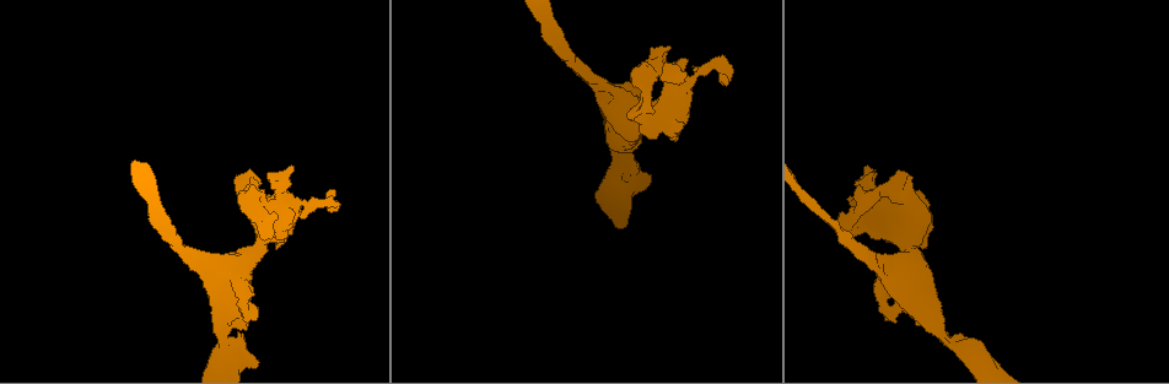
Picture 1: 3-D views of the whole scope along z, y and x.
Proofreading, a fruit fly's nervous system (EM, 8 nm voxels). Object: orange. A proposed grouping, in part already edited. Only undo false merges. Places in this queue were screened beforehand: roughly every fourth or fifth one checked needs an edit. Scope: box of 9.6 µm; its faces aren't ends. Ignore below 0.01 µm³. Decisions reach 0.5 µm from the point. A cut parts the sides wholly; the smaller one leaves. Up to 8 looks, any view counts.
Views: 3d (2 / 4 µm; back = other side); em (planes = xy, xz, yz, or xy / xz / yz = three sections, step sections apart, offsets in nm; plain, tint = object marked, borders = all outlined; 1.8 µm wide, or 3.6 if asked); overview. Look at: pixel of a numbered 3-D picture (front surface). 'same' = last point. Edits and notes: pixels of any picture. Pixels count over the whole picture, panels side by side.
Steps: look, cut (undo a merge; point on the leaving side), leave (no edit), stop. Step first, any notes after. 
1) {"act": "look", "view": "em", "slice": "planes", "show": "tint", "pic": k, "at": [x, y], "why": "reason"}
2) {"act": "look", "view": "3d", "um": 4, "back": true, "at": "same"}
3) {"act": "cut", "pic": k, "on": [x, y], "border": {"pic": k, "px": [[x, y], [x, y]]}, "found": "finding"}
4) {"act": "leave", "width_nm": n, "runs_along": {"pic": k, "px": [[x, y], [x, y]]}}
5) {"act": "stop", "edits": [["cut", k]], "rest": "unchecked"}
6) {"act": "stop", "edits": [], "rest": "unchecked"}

{"act": "look", "view": "em", "um": 3.6, "slice": "yz", "step": 8, "show": "tint", "pic": 1, "at": [873, 214], "why": "abrupt turn"}

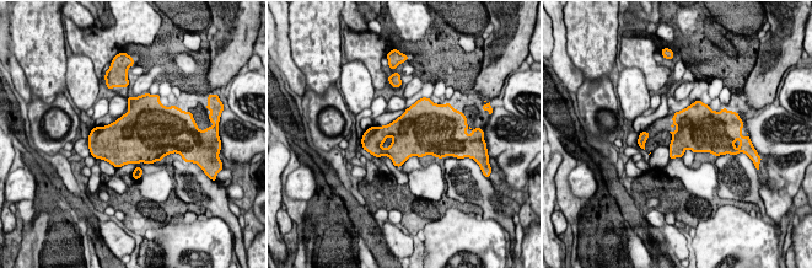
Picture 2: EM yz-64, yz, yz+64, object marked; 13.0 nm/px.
{"act": "look", "view": "em", "um": 3.6, "slice": "xz", "step": 16, "show": "tint", "at": "same"}

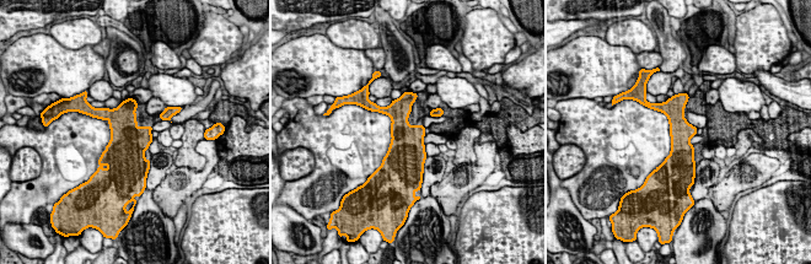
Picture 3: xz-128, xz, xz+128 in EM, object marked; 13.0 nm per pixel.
{"act": "leave", "runs_along": {"pic": 3, "px": [[682, 100], [678, 127], [685, 168]]}, "found": "continuous, no second cell"}

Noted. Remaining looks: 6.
{"act": "look", "view": "em", "um": 3.6, "slice": "planes", "show": "plain", "pic": 1, "at": [212, 265], "why": "sudden change in width"}

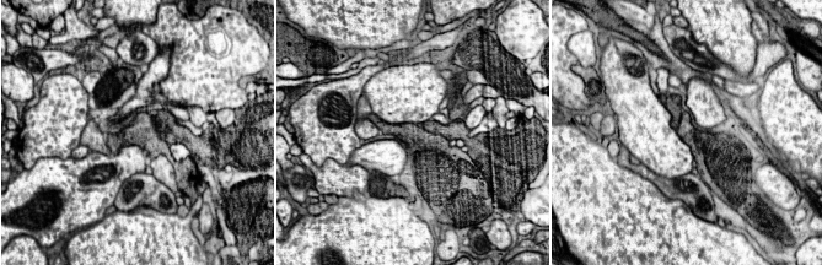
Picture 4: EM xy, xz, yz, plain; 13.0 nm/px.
{"act": "look", "view": "em", "um": 3.6, "slice": "planes", "show": "tint", "at": "same", "why": "with the object marked"}

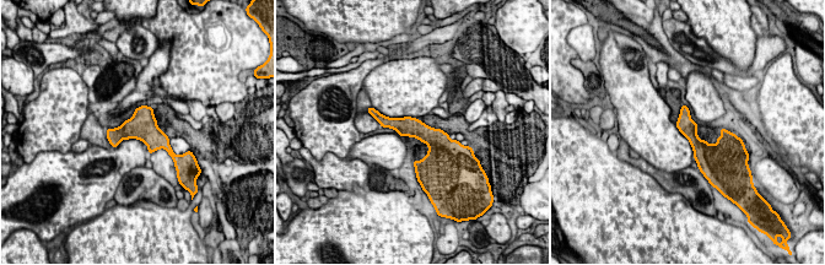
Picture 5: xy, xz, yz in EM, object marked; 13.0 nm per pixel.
{"act": "leave", "runs_along": {"pic": 5, "px": [[379, 117], [446, 139]]}, "found": "all the same cell"}

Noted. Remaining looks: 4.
{"act": "look", "view": "3d", "um": 4, "pic": 1, "at": [967, 352], "why": "calibre changes"}

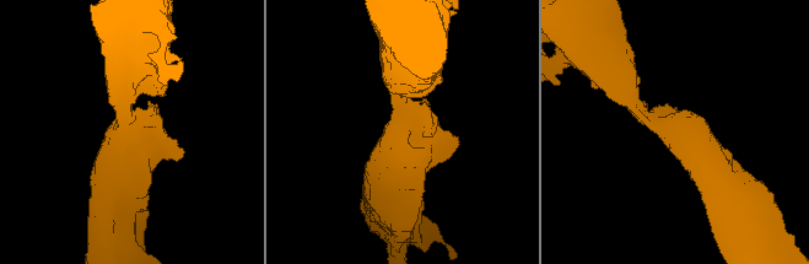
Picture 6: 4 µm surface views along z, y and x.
{"act": "look", "view": "em", "um": 3.6, "slice": "yz", "step": 16, "show": "tint", "pic": 6, "at": [401, 133], "why": "now the EM"}

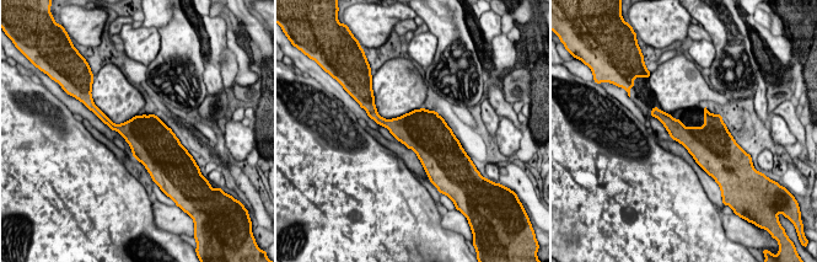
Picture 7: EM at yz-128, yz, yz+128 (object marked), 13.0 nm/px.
{"act": "look", "view": "em", "um": 3.6, "slice": "planes", "show": "borders", "at": "same", "why": "cut it another way"}

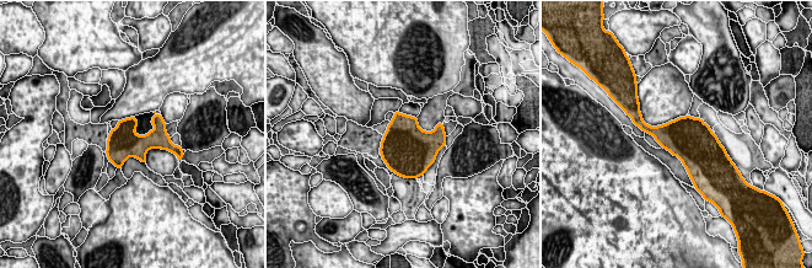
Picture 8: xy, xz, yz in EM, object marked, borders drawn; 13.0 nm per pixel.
{"act": "leave", "found": "all the same cell"}

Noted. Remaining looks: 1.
{"act": "stop", "edits": [], "rest": "unchecked"}

